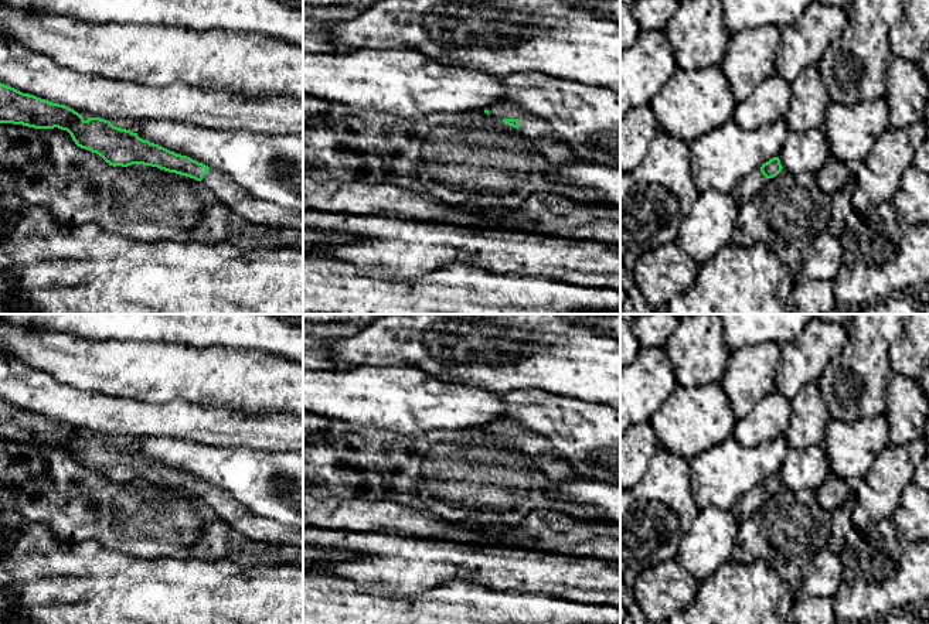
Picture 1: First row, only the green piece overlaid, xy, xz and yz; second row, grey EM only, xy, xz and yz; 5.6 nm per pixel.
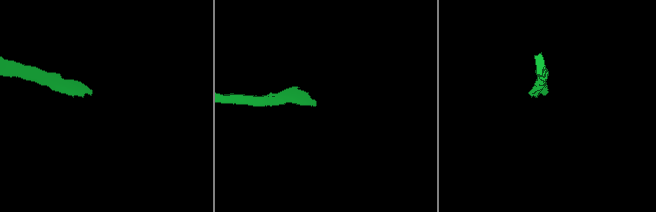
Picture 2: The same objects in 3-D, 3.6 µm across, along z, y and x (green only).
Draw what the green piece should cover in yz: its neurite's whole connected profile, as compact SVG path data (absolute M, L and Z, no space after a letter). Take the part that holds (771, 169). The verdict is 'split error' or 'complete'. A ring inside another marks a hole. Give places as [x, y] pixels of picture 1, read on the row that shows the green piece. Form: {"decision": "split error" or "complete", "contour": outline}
{"decision": "split error", "contour": "M773 157L763 163L760 168L748 174L739 184L732 190L738 205L743 205L751 201L758 191L762 188L766 178L773 178L782 171L779 157Z"}

